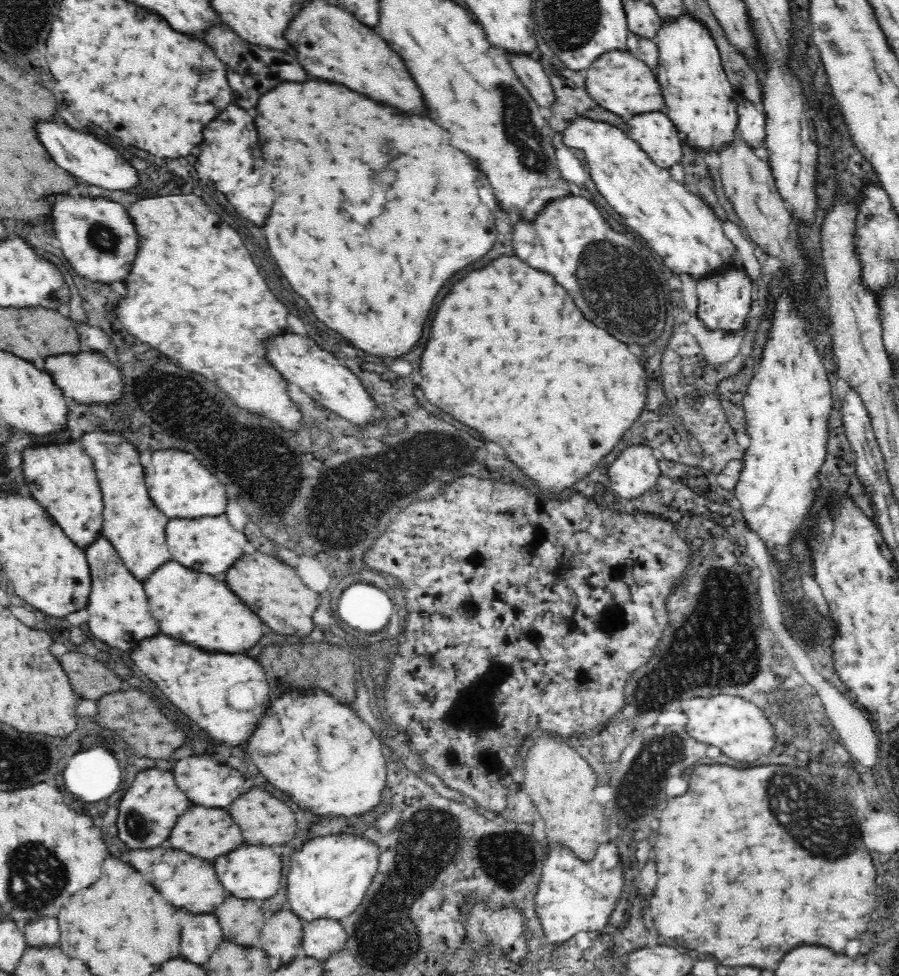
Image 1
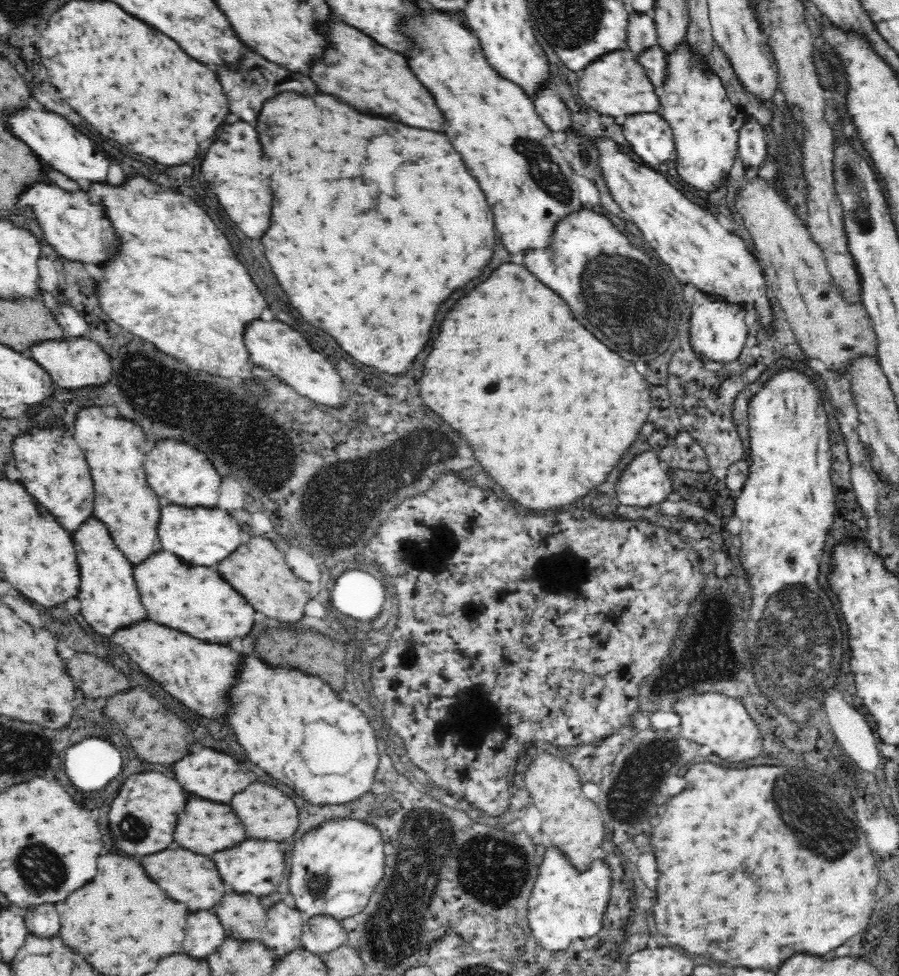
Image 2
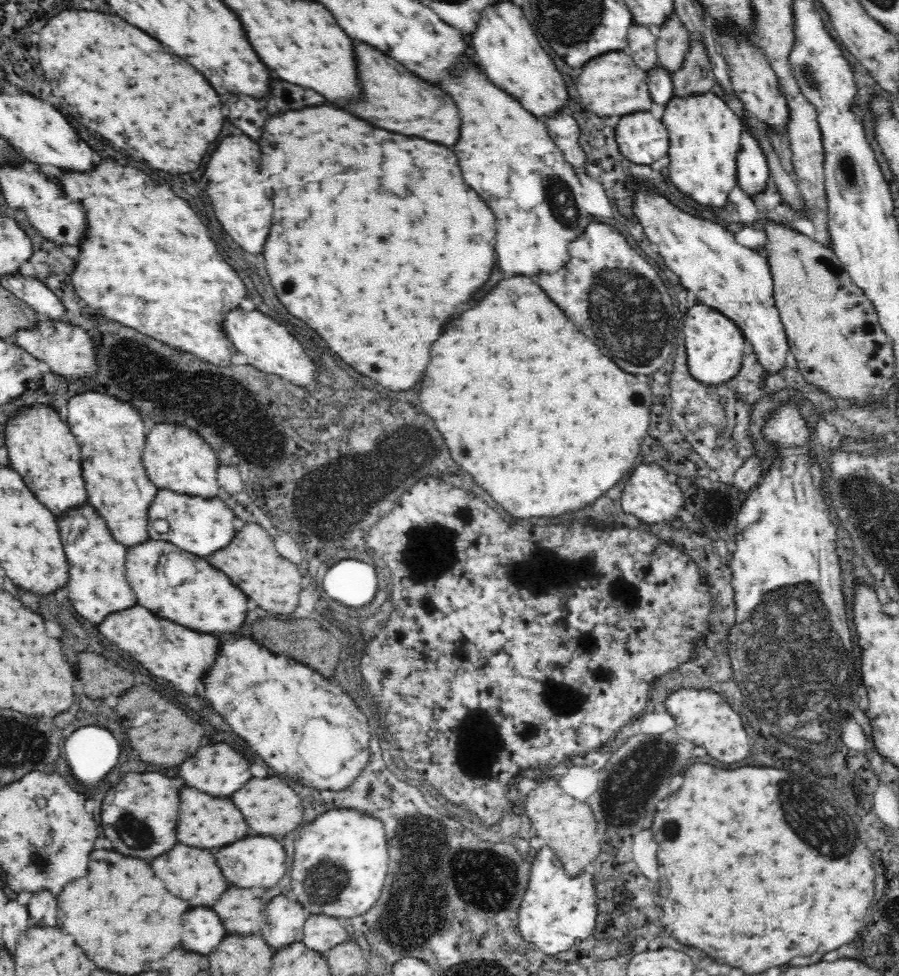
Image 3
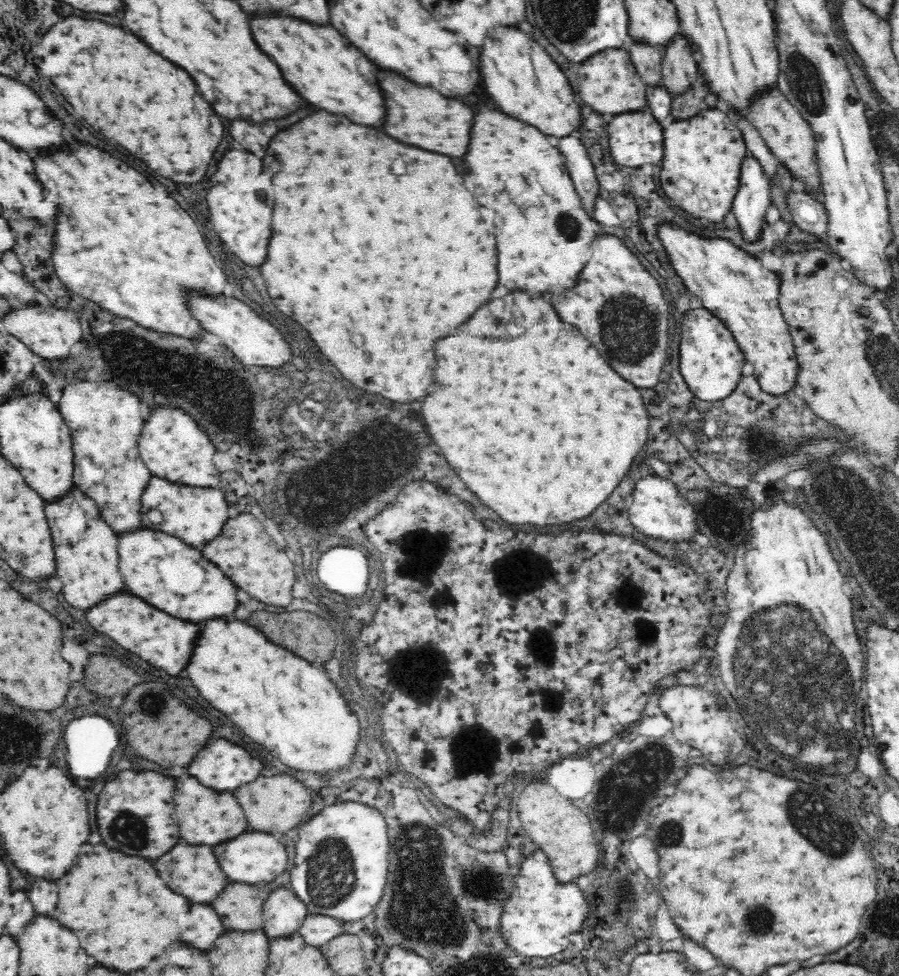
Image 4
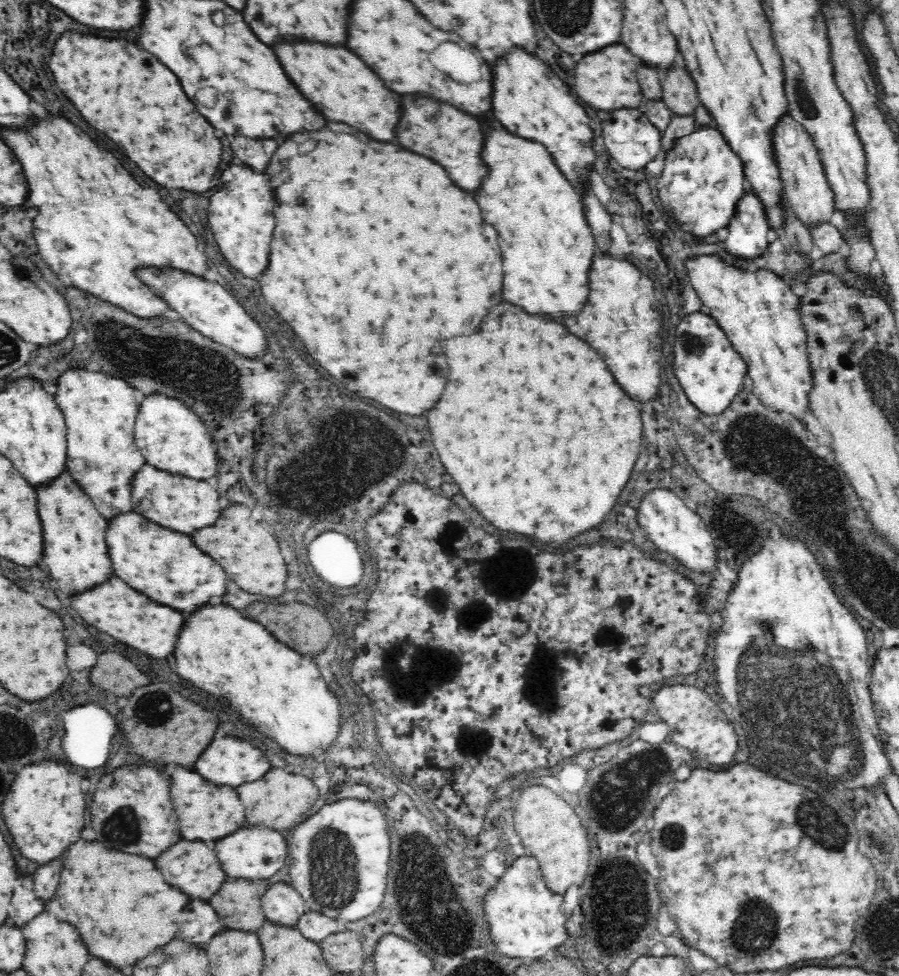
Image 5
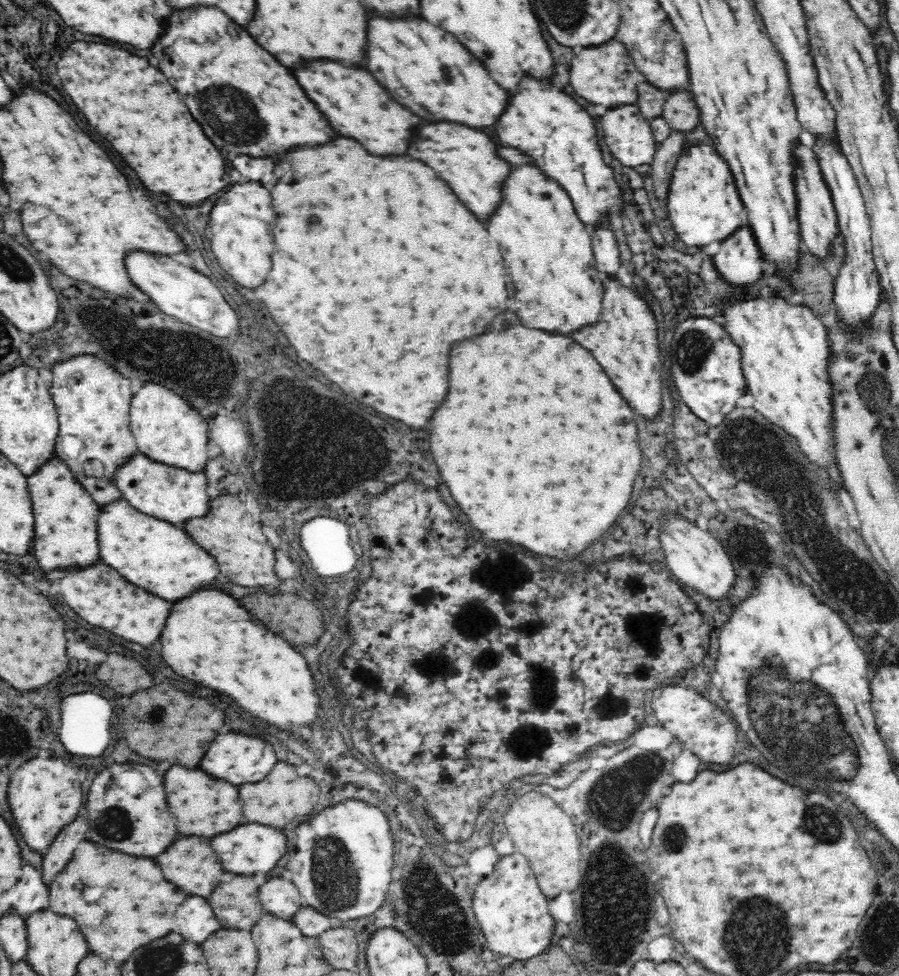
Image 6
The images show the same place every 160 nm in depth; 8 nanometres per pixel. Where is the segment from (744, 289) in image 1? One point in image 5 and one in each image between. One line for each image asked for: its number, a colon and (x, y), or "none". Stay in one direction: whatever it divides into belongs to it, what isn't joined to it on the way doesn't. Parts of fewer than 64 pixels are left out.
2: (718, 330)
3: (714, 343)
4: (711, 361)
5: (709, 369)

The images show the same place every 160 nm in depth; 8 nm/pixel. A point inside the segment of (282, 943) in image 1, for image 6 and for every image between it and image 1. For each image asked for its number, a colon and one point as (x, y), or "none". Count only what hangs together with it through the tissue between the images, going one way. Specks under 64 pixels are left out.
2: (283, 932)
3: (286, 919)
4: (284, 913)
5: (282, 905)
6: (279, 897)

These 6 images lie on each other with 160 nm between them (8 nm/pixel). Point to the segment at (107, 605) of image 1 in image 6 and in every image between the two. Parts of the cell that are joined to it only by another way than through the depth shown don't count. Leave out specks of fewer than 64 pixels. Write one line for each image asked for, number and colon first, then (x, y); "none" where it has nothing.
2: (110, 599)
3: (98, 587)
4: (86, 549)
5: (75, 549)
6: (66, 538)

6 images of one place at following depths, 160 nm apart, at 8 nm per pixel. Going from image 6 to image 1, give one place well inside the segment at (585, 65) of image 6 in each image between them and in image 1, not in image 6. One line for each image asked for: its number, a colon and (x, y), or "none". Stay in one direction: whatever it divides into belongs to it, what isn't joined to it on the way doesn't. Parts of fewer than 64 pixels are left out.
1: (624, 84)
2: (616, 84)
3: (611, 85)
4: (608, 83)
5: (607, 80)

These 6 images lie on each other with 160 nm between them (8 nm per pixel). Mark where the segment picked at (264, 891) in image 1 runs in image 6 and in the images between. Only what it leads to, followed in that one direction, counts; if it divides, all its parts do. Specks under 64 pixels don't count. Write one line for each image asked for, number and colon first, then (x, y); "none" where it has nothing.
2: (254, 866)
3: (257, 862)
4: (253, 857)
5: (251, 853)
6: (251, 849)

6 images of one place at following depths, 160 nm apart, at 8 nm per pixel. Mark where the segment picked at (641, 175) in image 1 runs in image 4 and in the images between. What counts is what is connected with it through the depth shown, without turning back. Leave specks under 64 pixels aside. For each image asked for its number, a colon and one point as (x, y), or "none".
2: (686, 235)
3: (719, 272)
4: (734, 285)

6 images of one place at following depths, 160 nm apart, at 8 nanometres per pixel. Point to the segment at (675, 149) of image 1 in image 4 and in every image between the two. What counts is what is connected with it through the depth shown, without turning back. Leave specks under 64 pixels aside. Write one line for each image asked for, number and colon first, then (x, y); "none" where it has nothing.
2: (651, 137)
3: (643, 139)
4: (635, 139)

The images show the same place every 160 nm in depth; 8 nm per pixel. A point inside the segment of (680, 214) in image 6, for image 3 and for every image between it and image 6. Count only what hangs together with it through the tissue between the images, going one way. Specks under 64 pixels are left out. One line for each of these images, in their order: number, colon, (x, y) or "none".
3: (705, 132)
4: (701, 168)
5: (703, 179)

